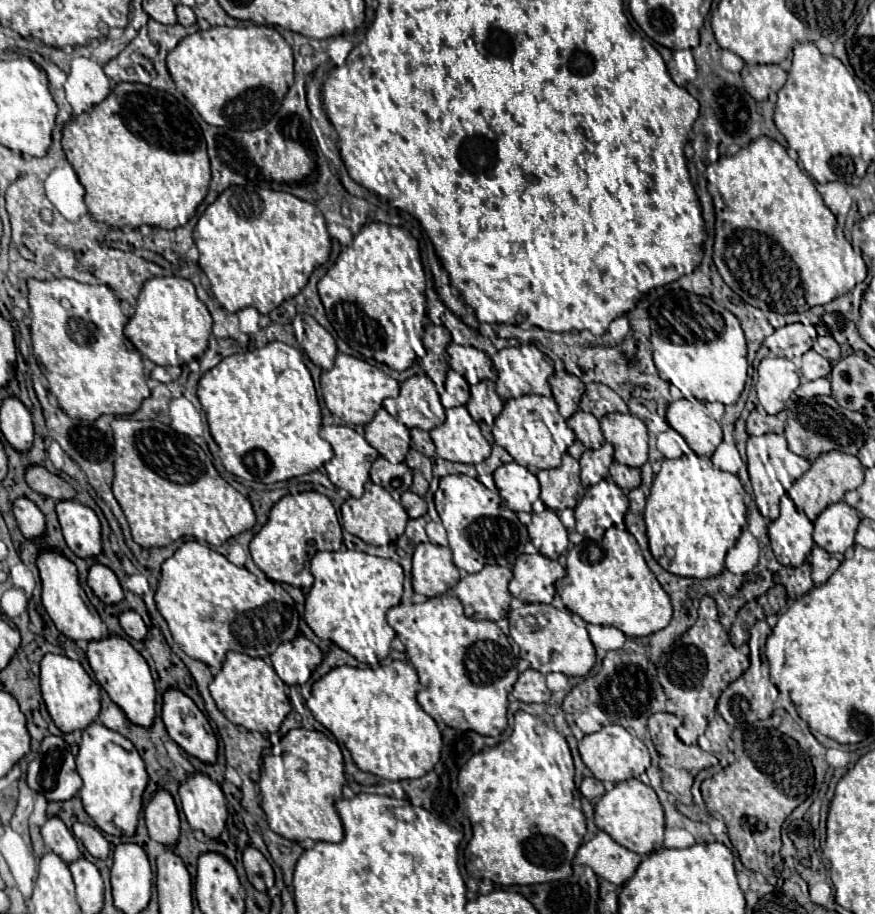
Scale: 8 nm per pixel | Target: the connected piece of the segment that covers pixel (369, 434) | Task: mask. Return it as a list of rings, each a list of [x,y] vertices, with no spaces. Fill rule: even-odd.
[[[381,408],[369,424],[365,424],[365,440],[391,464],[403,462],[411,444],[409,428],[395,420],[385,408]]]

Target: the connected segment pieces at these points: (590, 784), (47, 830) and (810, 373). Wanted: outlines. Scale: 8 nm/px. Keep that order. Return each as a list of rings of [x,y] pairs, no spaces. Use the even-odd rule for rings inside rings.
[[[585,778],[583,780],[583,784],[581,784],[581,794],[587,798],[587,800],[591,800],[591,802],[595,802],[597,798],[601,798],[603,794],[605,794],[605,786],[597,780],[597,778]]]
[[[57,816],[47,818],[45,824],[41,826],[41,834],[43,834],[43,840],[49,846],[49,850],[59,854],[65,862],[73,862],[81,856],[73,832],[65,826],[65,822],[61,822],[61,818],[57,818]]]
[[[809,350],[801,358],[801,374],[805,380],[817,380],[817,378],[827,378],[831,374],[831,362],[823,356],[819,356],[815,350]]]

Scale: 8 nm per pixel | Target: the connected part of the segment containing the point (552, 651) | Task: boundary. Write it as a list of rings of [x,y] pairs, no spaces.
[[[525,604],[519,610],[509,612],[511,638],[521,650],[521,658],[541,674],[561,672],[567,676],[585,676],[595,666],[597,654],[589,640],[589,632],[583,624],[575,622],[573,614],[557,610],[551,604]]]

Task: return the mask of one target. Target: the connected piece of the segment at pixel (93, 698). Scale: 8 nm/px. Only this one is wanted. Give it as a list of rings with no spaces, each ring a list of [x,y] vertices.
[[[45,654],[41,660],[41,692],[53,722],[61,732],[83,730],[95,722],[99,714],[99,684],[91,680],[79,660],[71,660],[63,654]]]

